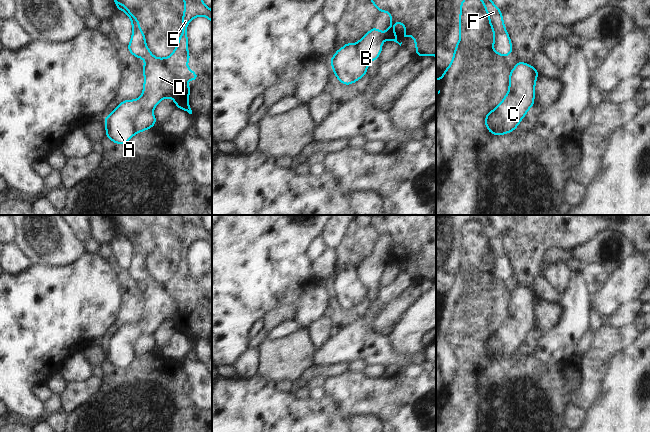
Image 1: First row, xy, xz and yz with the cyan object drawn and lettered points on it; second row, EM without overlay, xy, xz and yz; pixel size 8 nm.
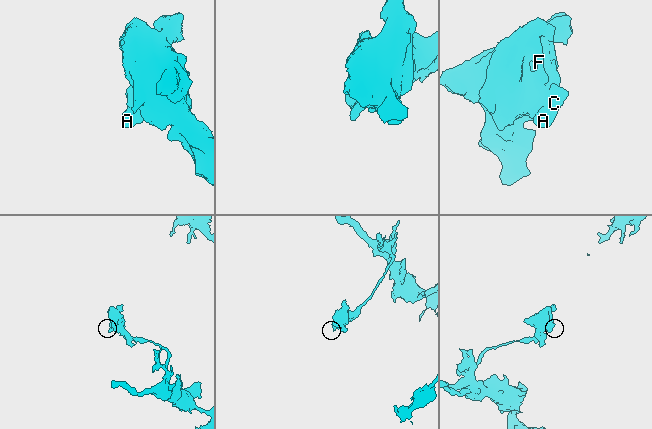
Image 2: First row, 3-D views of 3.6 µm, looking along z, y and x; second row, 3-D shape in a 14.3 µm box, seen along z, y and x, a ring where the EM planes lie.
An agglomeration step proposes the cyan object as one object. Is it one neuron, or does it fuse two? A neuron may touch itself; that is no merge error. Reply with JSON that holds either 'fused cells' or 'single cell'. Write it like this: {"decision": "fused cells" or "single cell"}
{"decision": "fused cells"}

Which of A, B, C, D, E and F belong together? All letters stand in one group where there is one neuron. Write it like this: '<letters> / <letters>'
A C D E F / B

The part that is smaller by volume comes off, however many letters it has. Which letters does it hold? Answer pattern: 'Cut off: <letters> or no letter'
Cut off: B

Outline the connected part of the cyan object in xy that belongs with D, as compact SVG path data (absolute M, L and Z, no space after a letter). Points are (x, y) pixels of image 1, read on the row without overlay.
M181 215L181 217L184 223L184 238L182 241L183 255L179 261L175 274L166 282L156 282L152 279L146 269L145 259L140 252L138 243L132 239L131 235L123 227L119 227L117 222L113 221L116 233L122 234L132 246L132 262L128 269L128 275L136 282L143 282L145 286L143 291L143 318L136 324L125 324L121 326L104 344L106 361L116 368L125 368L134 360L133 342L138 336L142 333L153 335L157 328L164 322L172 322L176 331L192 338L192 334L188 327L191 311L186 308L186 305L197 304L198 299L187 291L190 279L188 277L188 262L186 255L188 248L195 241L204 240L212 246L212 234L204 228L200 215Z

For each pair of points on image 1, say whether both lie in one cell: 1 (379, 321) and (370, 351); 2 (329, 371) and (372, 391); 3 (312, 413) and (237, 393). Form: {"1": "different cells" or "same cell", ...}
{"1": "different cells", "2": "different cells", "3": "same cell"}

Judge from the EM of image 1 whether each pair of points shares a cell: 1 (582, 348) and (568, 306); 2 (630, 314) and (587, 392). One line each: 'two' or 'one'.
1: two
2: two

